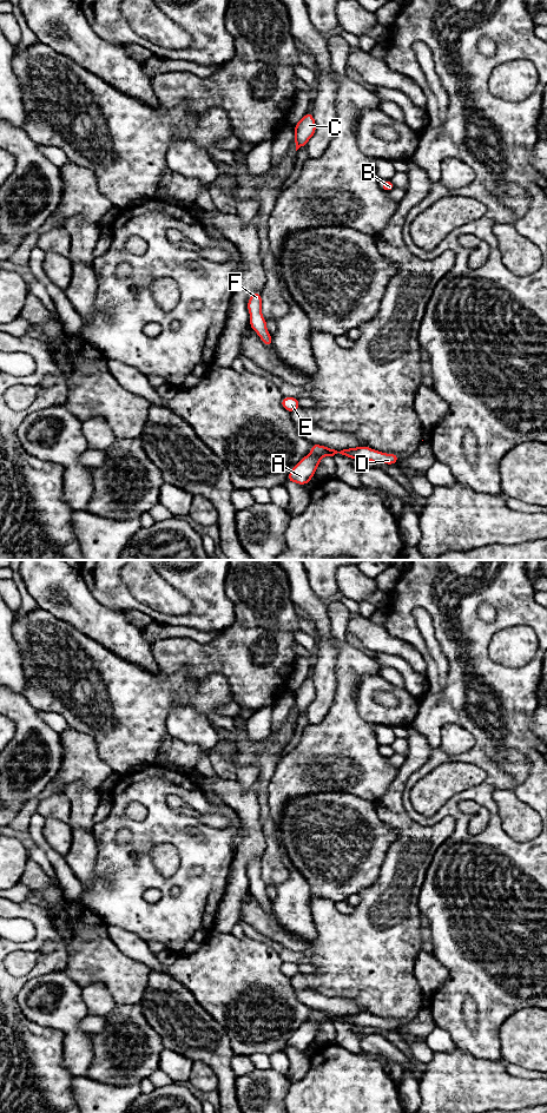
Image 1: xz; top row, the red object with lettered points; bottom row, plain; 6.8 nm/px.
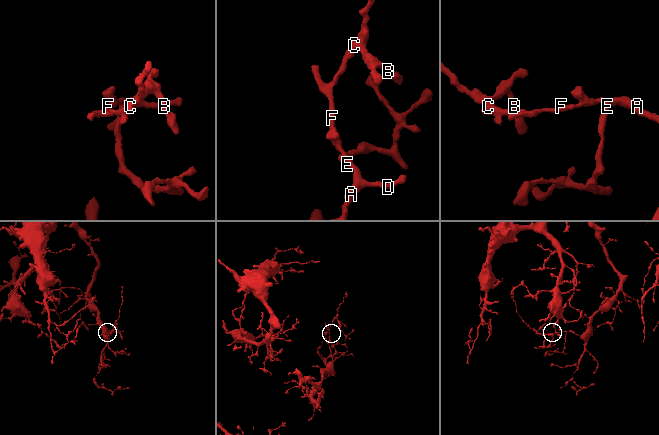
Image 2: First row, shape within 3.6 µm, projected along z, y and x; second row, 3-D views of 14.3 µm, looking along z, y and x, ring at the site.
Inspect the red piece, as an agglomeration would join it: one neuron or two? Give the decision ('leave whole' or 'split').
leave whole

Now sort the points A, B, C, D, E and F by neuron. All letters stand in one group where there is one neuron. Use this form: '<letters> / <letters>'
A B C D E F

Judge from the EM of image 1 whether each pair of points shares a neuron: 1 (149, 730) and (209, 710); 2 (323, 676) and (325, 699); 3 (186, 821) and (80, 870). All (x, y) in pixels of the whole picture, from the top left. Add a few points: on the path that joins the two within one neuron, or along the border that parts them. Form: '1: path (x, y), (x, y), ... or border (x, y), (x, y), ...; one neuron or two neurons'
1: path (158, 713), (173, 698), (192, 698); one neuron
2: path (325, 682), (325, 693); one neuron
3: border (93, 836), (98, 845), (94, 878), (84, 887); two neurons

